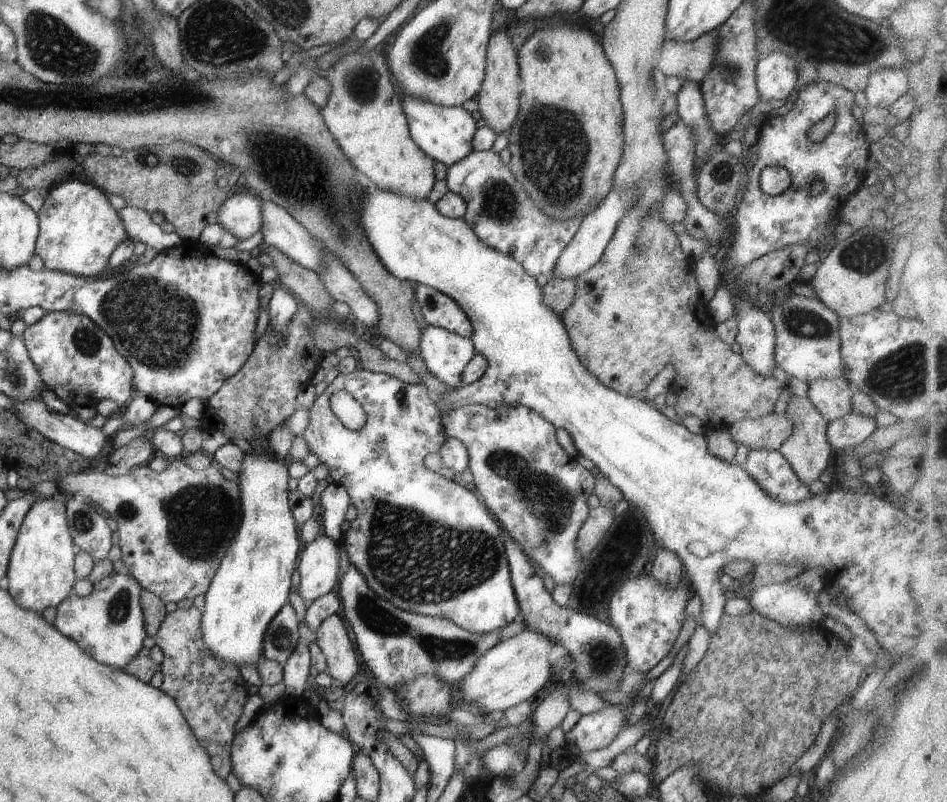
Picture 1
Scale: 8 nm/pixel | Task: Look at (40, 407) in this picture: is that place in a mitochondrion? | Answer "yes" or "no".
no

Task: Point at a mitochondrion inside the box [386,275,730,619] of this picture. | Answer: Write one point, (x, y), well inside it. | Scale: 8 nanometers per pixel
(554, 513)

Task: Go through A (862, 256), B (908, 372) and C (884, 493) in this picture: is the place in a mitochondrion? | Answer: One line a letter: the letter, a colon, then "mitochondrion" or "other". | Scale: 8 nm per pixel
A: mitochondrion
B: mitochondrion
C: other

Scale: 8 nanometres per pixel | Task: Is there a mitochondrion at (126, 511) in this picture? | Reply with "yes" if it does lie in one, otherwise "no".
yes

